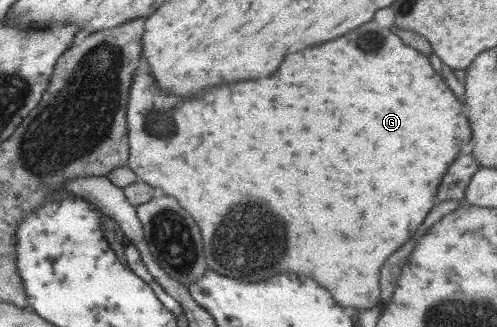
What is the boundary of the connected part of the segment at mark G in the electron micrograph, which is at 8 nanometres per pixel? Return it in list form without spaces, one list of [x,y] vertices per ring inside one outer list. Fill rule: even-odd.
[[[369,21],[339,39],[287,55],[285,61],[277,65],[277,73],[269,77],[215,85],[213,89],[207,89],[199,97],[193,97],[187,101],[179,101],[171,95],[165,95],[153,83],[153,77],[149,75],[149,71],[137,71],[129,93],[129,105],[127,105],[130,147],[127,167],[131,168],[139,181],[153,187],[158,193],[175,197],[181,203],[181,207],[197,221],[203,235],[204,258],[208,269],[241,281],[261,281],[279,273],[297,273],[297,275],[313,277],[321,287],[325,287],[331,293],[331,297],[341,307],[371,309],[377,305],[381,295],[379,291],[381,265],[391,253],[395,253],[401,245],[405,245],[409,237],[413,237],[417,227],[425,221],[433,205],[437,187],[443,175],[447,173],[447,167],[455,161],[461,149],[459,143],[471,145],[470,121],[461,111],[461,103],[455,97],[451,89],[443,83],[443,79],[433,71],[425,55],[401,43],[401,39],[393,35],[389,29],[379,27],[379,23],[375,21]]]

